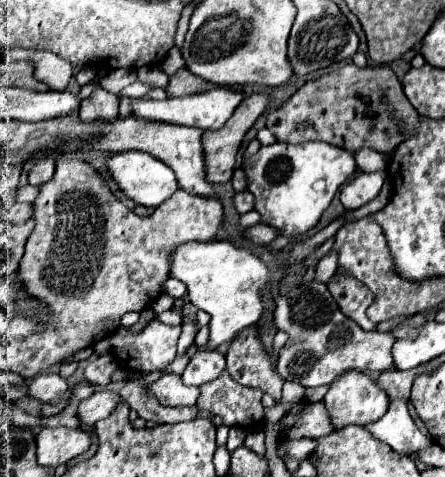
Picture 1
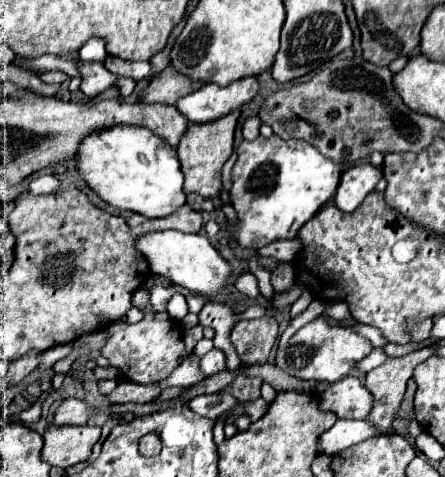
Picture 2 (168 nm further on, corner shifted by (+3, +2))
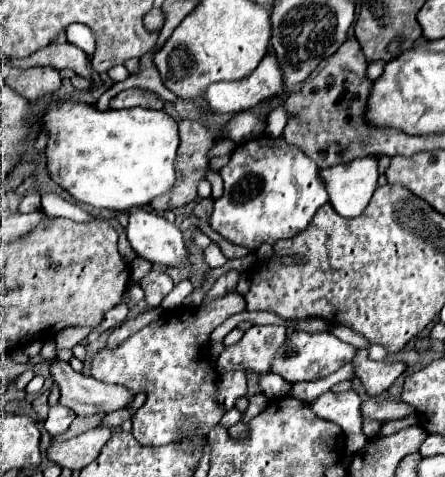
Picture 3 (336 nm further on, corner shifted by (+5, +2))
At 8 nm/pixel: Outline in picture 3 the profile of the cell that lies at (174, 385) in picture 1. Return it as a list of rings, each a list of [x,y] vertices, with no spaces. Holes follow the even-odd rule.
[[[55,360],[51,364],[51,376],[59,384],[59,402],[69,406],[77,416],[89,416],[95,412],[115,412],[133,402],[135,394],[119,384],[99,382],[91,376],[77,374],[67,362]]]

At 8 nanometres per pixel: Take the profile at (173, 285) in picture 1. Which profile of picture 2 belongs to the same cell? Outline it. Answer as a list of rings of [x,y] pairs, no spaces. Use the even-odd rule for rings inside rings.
[[[175,294],[169,304],[167,304],[167,314],[173,318],[173,320],[183,320],[187,316],[187,302],[185,302],[185,296],[183,294]]]

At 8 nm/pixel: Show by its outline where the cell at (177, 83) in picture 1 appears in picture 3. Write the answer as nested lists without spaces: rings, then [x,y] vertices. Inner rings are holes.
[[[129,88],[119,92],[113,100],[111,100],[111,108],[121,110],[121,108],[153,108],[153,110],[163,110],[165,108],[165,100],[161,96],[157,96],[151,90],[143,90],[143,88]]]

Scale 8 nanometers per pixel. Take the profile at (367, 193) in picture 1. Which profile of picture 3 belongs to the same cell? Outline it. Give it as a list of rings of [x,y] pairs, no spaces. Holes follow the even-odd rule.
[[[355,158],[347,164],[321,170],[329,202],[345,218],[359,216],[377,188],[377,158]]]

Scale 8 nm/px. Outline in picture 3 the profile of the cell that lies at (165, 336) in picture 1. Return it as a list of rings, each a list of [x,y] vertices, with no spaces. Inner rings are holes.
[[[223,296],[207,308],[179,308],[173,314],[163,314],[157,322],[141,328],[129,336],[115,350],[103,348],[91,362],[91,376],[101,382],[123,384],[131,392],[145,392],[147,400],[133,416],[133,436],[139,444],[169,444],[175,440],[179,420],[185,416],[197,416],[201,424],[201,436],[215,426],[225,410],[215,402],[215,378],[207,376],[209,360],[209,334],[225,322],[229,316],[243,312],[243,296]]]

